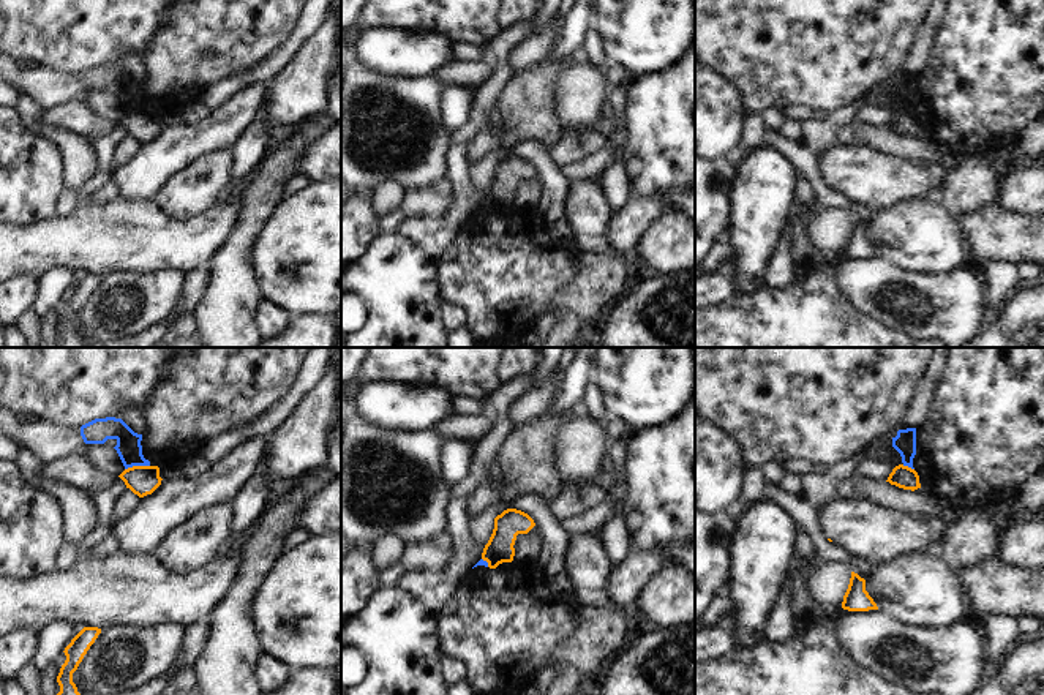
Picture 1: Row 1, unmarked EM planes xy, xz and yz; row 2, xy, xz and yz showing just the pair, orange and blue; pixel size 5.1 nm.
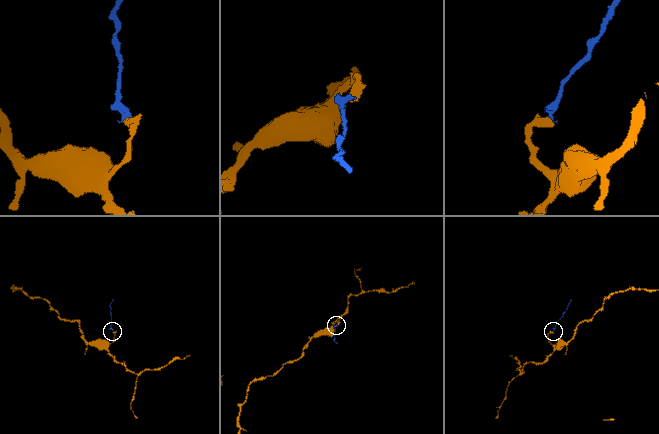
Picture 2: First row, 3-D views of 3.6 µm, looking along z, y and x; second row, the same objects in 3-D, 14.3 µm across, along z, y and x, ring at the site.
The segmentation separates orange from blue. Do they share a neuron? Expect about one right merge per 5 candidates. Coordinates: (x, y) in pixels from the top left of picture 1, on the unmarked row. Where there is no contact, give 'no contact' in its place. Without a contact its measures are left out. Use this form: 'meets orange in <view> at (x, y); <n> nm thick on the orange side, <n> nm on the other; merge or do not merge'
meets orange in xy at (136, 112); 150 nm thick on the orange side, 130 nm on the other; do not merge

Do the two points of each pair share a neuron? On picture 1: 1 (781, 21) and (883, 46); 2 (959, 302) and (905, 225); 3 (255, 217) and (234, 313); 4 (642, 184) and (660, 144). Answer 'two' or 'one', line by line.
1: one
2: two
3: one
4: one

